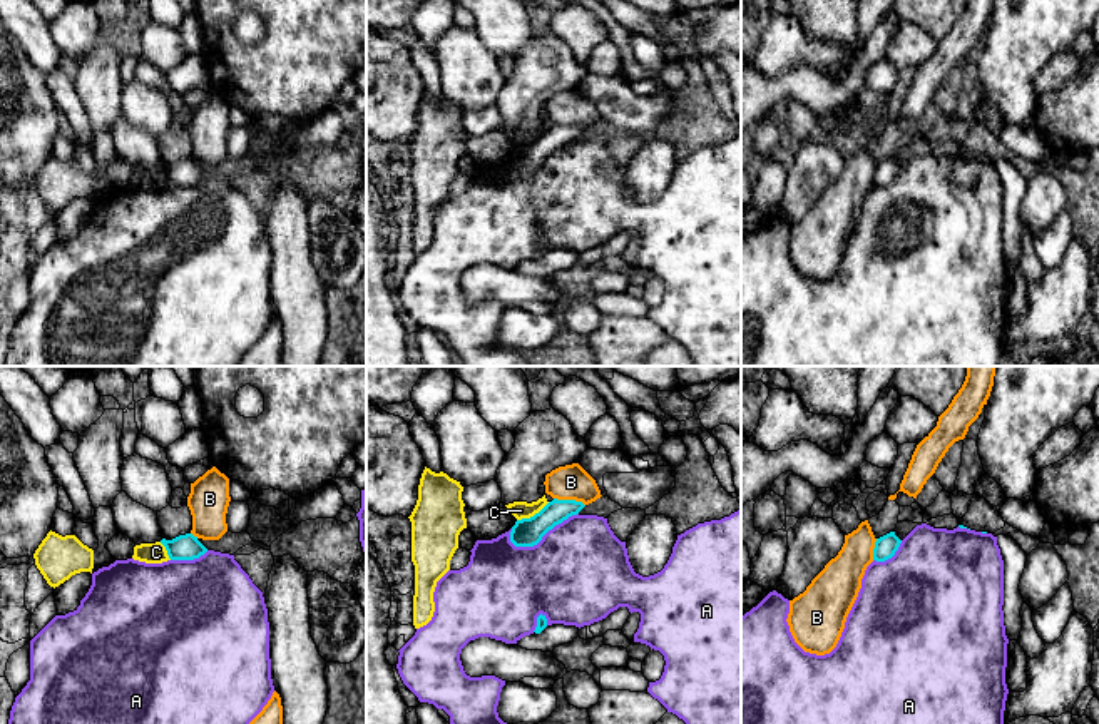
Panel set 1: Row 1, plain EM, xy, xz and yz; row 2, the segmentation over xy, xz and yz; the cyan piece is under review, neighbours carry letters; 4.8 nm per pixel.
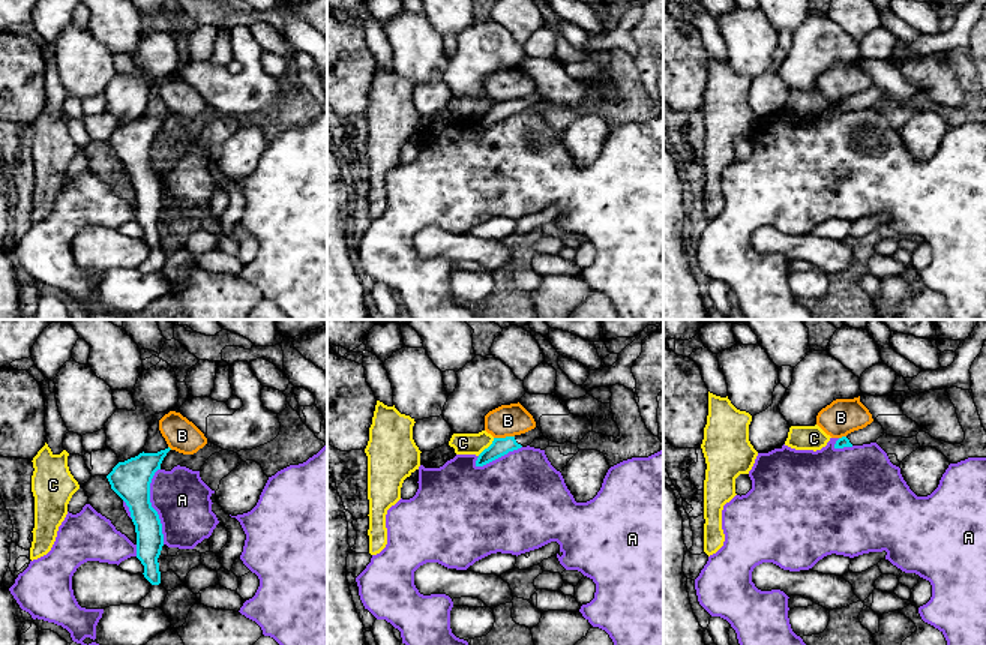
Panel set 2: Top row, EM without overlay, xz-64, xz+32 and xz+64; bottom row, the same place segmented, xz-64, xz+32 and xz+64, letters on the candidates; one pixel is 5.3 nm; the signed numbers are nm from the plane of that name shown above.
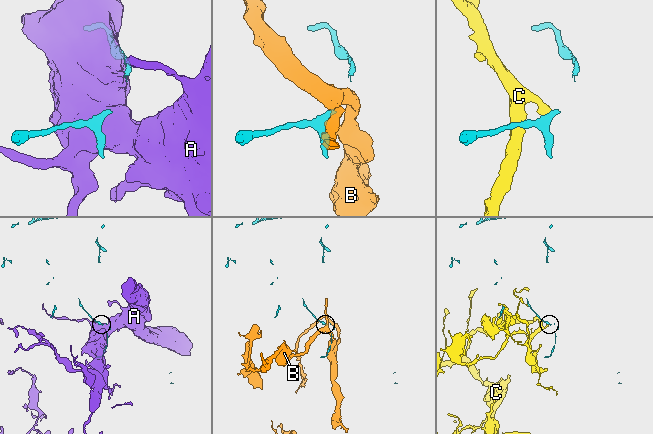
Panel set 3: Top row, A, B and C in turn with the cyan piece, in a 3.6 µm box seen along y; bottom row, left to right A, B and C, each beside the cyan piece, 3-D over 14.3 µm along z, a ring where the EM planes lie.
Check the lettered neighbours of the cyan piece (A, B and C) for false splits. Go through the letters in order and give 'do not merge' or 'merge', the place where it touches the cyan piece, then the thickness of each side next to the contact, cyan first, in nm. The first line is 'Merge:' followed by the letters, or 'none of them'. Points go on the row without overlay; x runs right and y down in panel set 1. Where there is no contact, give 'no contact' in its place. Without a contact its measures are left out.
Merge: none of them
A: do not merge | xz (542, 161) | 140/480 nm
B: do not merge | xz (569, 126) | 140/170 nm
C: do not merge | xz (534, 141) | 140/80 nm

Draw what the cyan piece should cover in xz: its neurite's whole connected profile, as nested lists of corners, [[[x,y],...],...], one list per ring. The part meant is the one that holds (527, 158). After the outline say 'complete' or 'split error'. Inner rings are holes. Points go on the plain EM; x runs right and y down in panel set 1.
[[[554,124],[534,142],[517,145],[510,157],[510,167],[515,172],[534,172],[549,156],[577,140],[584,132],[582,127]]]; complete

